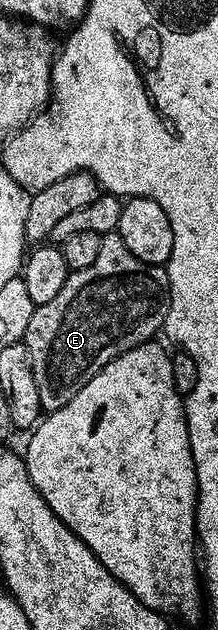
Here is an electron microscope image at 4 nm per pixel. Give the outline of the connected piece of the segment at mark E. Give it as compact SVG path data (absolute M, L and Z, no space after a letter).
M102 241L99 245L99 254L92 265L87 265L87 269L79 269L78 271L70 271L67 281L63 285L63 289L59 289L57 296L51 301L34 306L31 321L27 321L27 329L25 330L24 345L27 353L31 357L31 369L35 373L35 385L39 385L39 405L42 412L58 411L63 409L63 405L67 405L67 401L71 401L71 397L75 397L75 393L79 393L79 389L83 389L83 385L87 385L87 381L91 381L91 377L95 377L95 373L99 373L99 369L103 369L103 365L107 365L117 355L122 355L127 349L137 347L141 343L148 343L154 338L153 335L162 330L165 326L165 314L169 308L169 278L165 272L164 266L156 267L150 263L139 261L139 257L135 257L126 247L121 246L120 242L113 241L113 244Z

